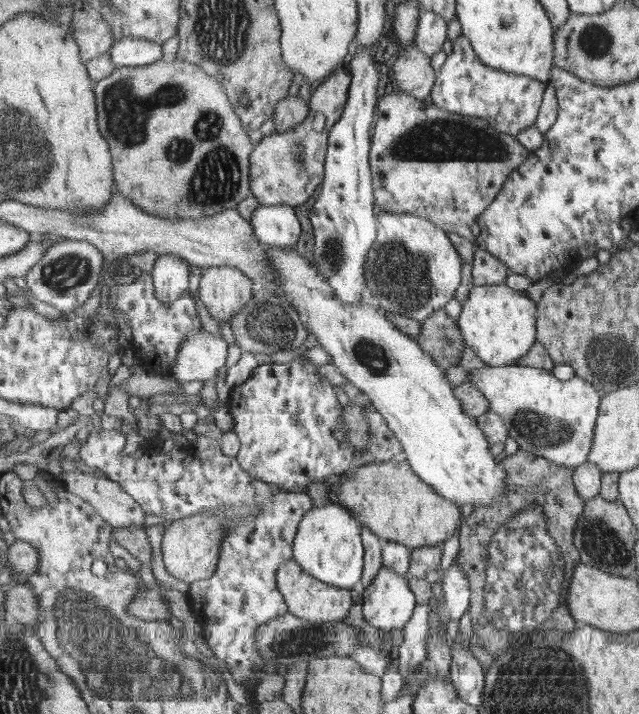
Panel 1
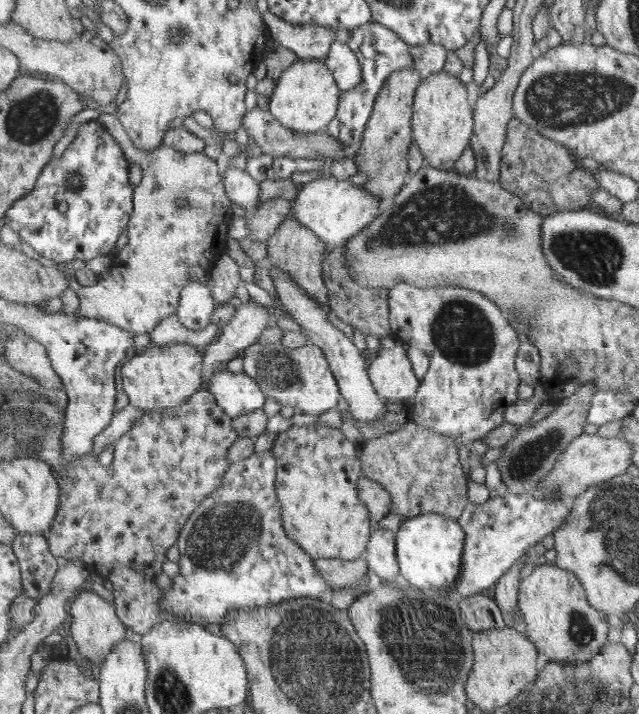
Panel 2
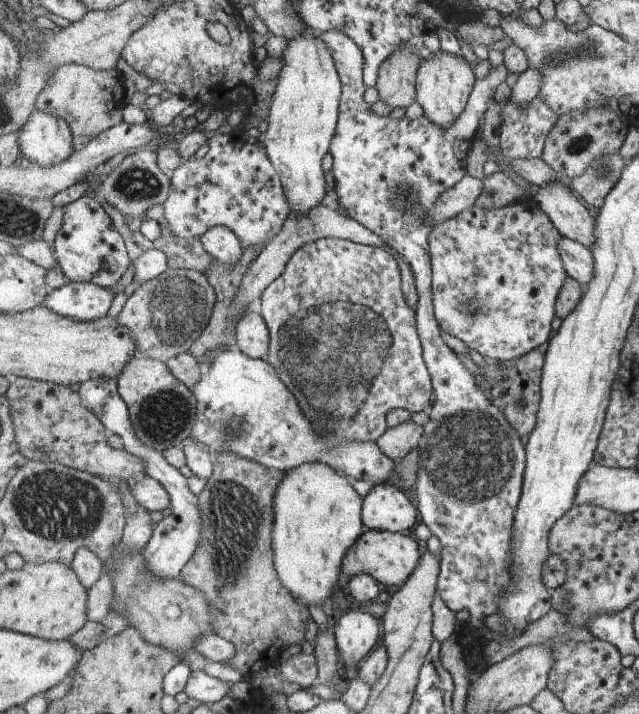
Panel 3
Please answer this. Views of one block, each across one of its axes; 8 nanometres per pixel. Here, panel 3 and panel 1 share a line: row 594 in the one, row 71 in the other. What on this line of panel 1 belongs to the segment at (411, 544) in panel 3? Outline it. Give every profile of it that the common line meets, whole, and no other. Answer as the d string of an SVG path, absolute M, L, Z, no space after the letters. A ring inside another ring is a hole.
M347 70L333 72L311 94L310 114L301 124L289 131L274 130L255 145L249 158L249 186L261 205L295 207L305 204L324 182L330 133L348 105L351 85Z

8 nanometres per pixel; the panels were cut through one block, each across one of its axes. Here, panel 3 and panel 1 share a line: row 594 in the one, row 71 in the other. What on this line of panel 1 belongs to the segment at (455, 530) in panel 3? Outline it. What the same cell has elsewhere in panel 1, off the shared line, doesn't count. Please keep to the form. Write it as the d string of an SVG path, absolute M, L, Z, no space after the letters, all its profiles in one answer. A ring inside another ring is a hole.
M462 35L454 41L453 52L441 71L436 73L432 100L452 113L485 118L497 124L501 132L518 134L536 124L548 84L521 74L488 67L476 53L470 40Z

